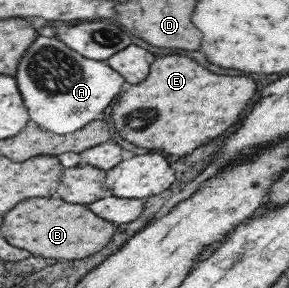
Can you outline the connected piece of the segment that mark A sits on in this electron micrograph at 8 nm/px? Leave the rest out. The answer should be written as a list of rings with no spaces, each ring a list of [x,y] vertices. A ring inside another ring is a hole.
[[[37,38],[19,64],[17,86],[27,104],[30,120],[49,133],[69,134],[101,118],[105,108],[121,94],[125,80],[105,62],[85,60],[55,38]]]

